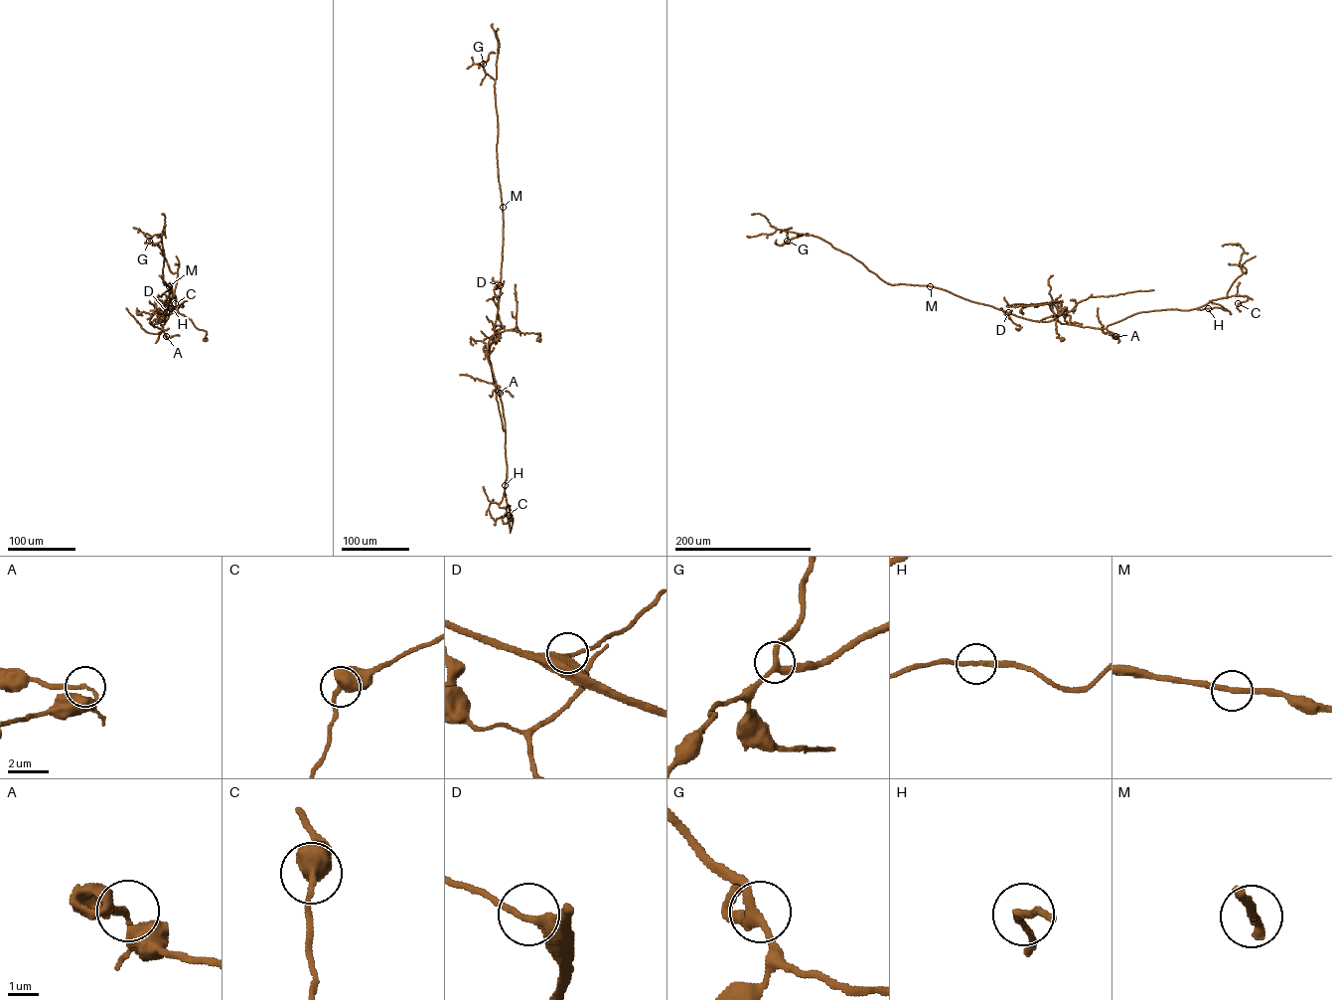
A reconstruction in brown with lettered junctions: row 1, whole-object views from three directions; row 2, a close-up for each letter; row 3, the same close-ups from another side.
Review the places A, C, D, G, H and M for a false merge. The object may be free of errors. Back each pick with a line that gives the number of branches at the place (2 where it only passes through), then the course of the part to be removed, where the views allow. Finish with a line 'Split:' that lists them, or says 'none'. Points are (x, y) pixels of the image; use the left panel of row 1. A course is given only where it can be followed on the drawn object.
Split: none

